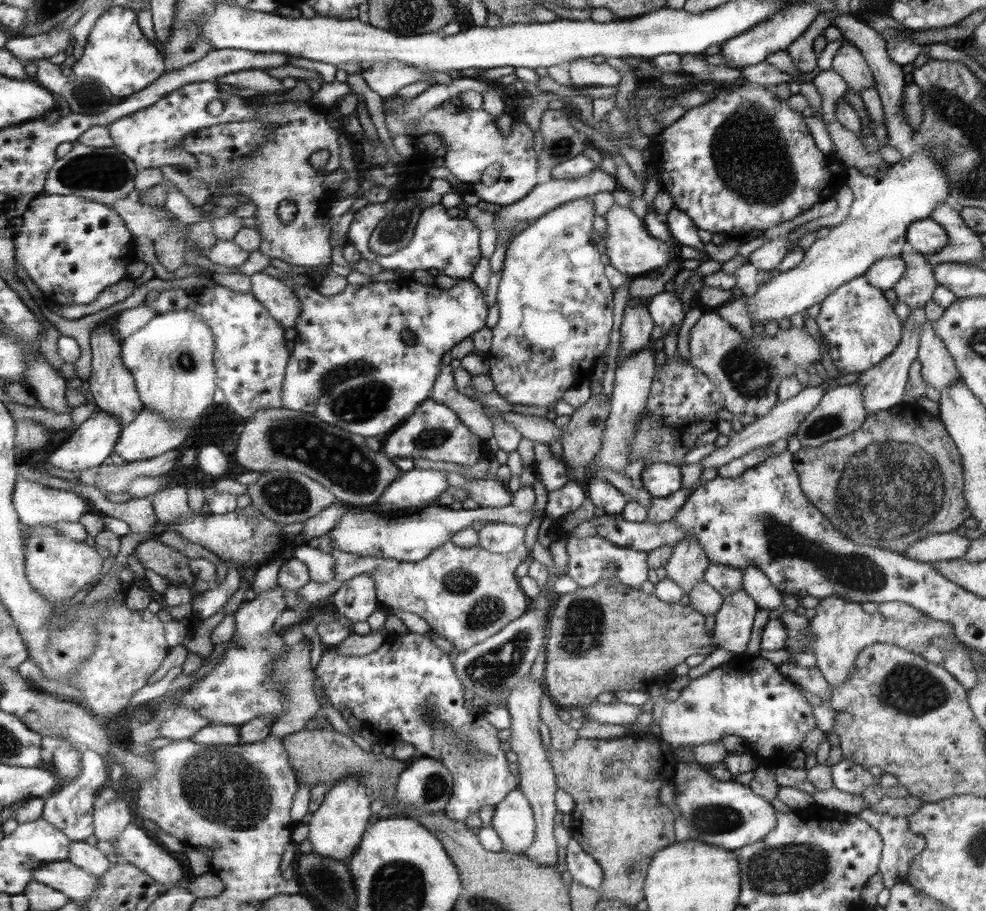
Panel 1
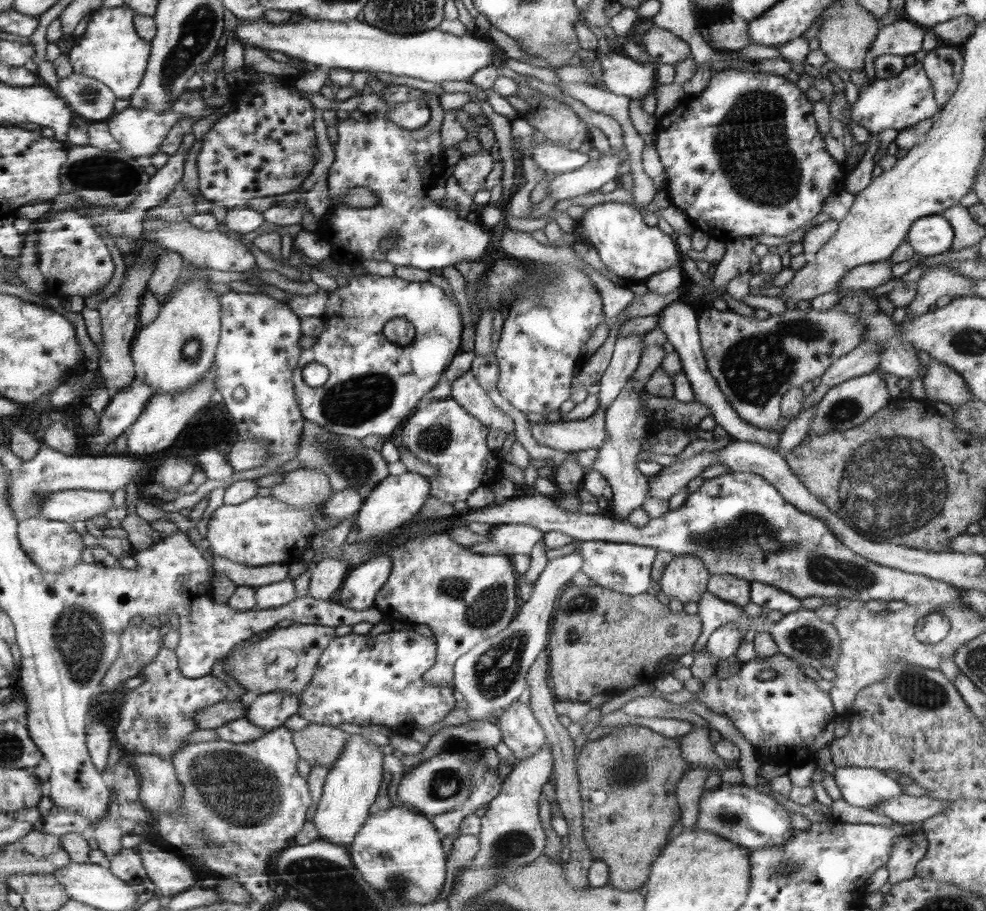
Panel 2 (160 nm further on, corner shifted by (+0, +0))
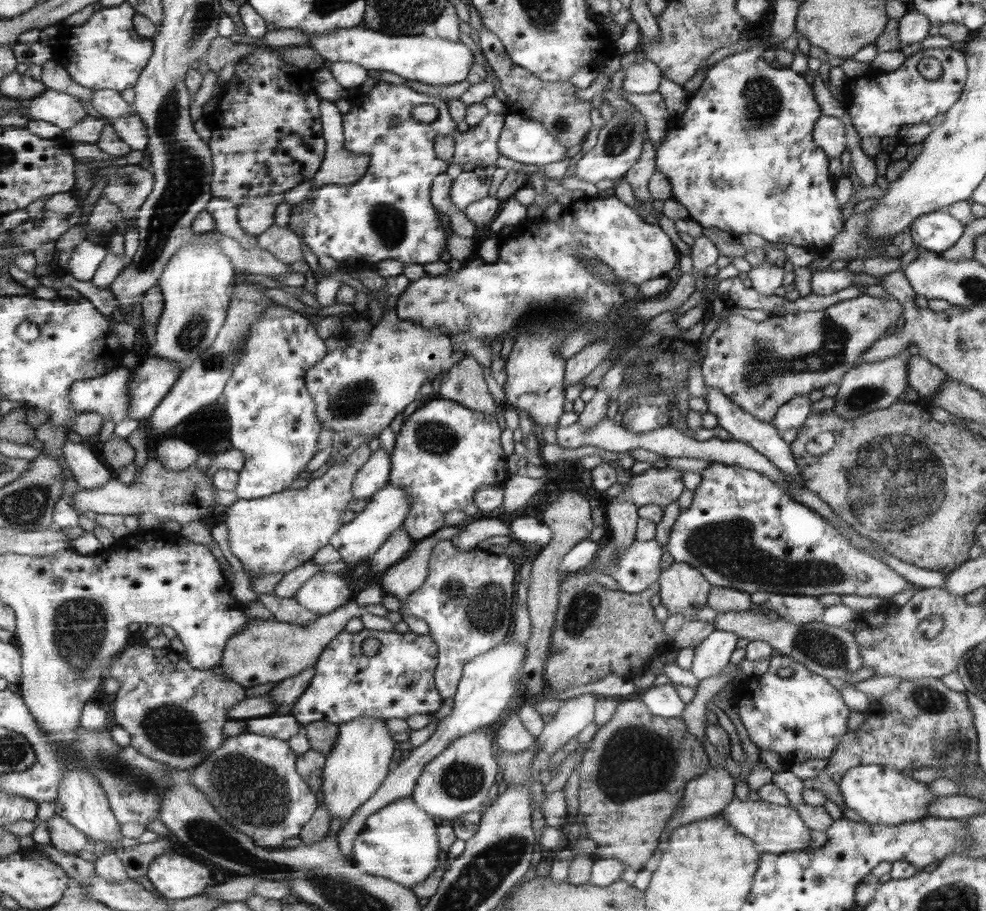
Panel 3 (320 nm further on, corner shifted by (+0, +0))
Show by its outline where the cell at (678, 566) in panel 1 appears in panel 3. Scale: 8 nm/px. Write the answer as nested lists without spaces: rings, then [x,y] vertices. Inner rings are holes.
[[[677,561],[661,572],[658,587],[656,593],[669,615],[682,615],[686,621],[693,621],[698,610],[707,606],[713,589],[704,574],[692,565]]]

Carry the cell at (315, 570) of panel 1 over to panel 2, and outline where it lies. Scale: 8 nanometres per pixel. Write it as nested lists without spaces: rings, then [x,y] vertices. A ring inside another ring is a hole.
[[[326,558],[322,562],[314,564],[310,570],[310,586],[308,586],[308,596],[316,600],[333,601],[337,599],[337,594],[345,583],[346,564],[338,559]]]

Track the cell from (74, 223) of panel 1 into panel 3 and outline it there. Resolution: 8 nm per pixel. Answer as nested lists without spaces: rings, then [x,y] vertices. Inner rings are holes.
[[[86,239],[74,249],[65,268],[58,271],[71,274],[76,280],[91,281],[96,269],[104,260],[105,253],[106,248],[102,245]]]

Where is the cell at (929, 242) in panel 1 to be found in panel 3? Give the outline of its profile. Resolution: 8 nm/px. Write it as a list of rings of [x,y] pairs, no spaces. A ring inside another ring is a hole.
[[[945,210],[920,216],[910,226],[913,242],[942,254],[954,246],[964,233],[964,224]]]

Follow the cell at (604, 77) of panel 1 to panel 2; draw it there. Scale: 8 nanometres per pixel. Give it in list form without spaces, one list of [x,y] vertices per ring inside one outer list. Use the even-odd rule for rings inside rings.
[[[596,51],[602,67],[605,89],[631,101],[642,99],[656,88],[656,65],[634,61],[628,55]]]

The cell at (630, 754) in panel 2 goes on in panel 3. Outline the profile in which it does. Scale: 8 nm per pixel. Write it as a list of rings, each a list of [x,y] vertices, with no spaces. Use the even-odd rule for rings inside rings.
[[[642,700],[619,702],[616,713],[596,731],[577,766],[581,776],[578,814],[586,822],[588,838],[598,844],[594,855],[621,860],[638,872],[654,854],[666,820],[679,809],[686,783],[710,767],[703,740],[689,731],[683,717],[654,715]]]

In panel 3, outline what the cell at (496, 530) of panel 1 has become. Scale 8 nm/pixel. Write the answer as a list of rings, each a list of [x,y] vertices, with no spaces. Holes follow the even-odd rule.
[[[521,516],[509,521],[511,538],[526,545],[539,544],[544,547],[550,544],[552,529],[542,519],[532,516]]]

